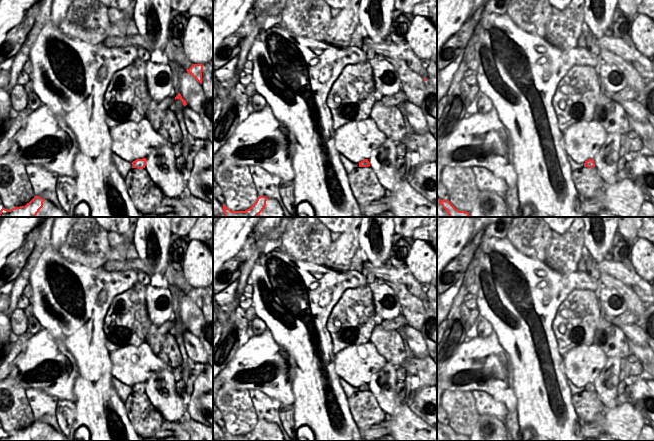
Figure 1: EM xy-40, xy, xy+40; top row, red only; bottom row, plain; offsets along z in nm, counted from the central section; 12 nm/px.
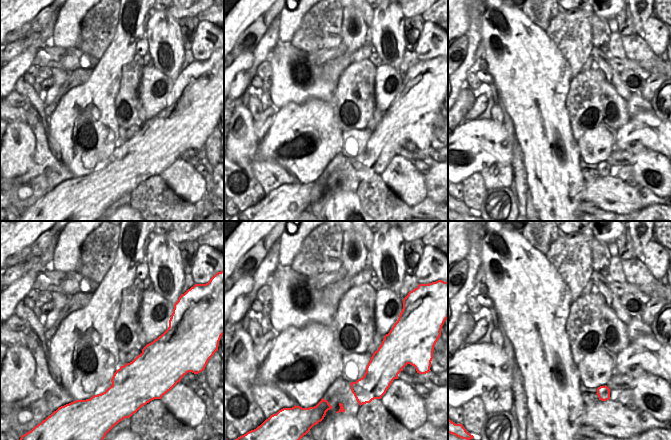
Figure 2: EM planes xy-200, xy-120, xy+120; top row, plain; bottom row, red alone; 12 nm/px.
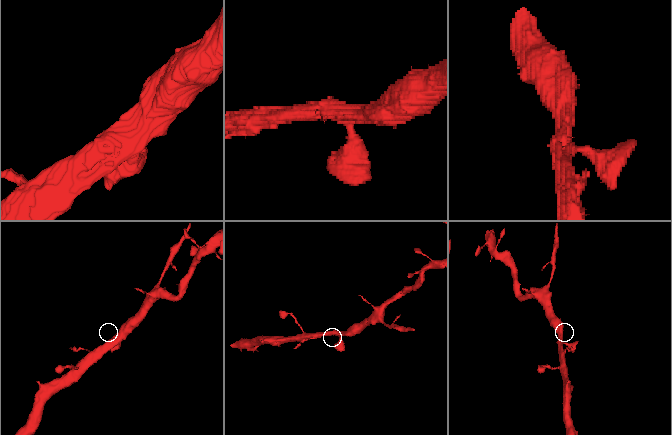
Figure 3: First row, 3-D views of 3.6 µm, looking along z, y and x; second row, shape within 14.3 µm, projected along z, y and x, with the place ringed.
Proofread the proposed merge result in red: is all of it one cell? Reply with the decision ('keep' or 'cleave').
keep

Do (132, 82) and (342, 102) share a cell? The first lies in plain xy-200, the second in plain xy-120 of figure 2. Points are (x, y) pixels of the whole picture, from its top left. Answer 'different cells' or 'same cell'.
same cell

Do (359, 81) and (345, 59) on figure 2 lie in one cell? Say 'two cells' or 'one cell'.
two cells

